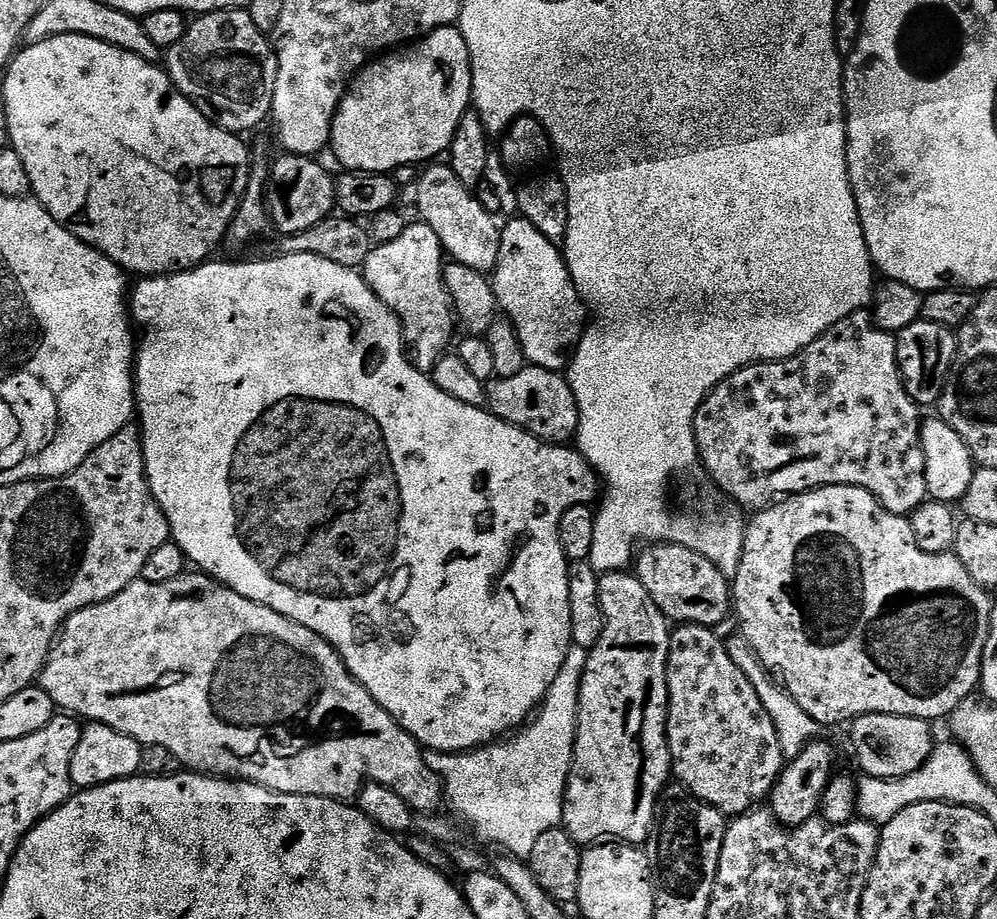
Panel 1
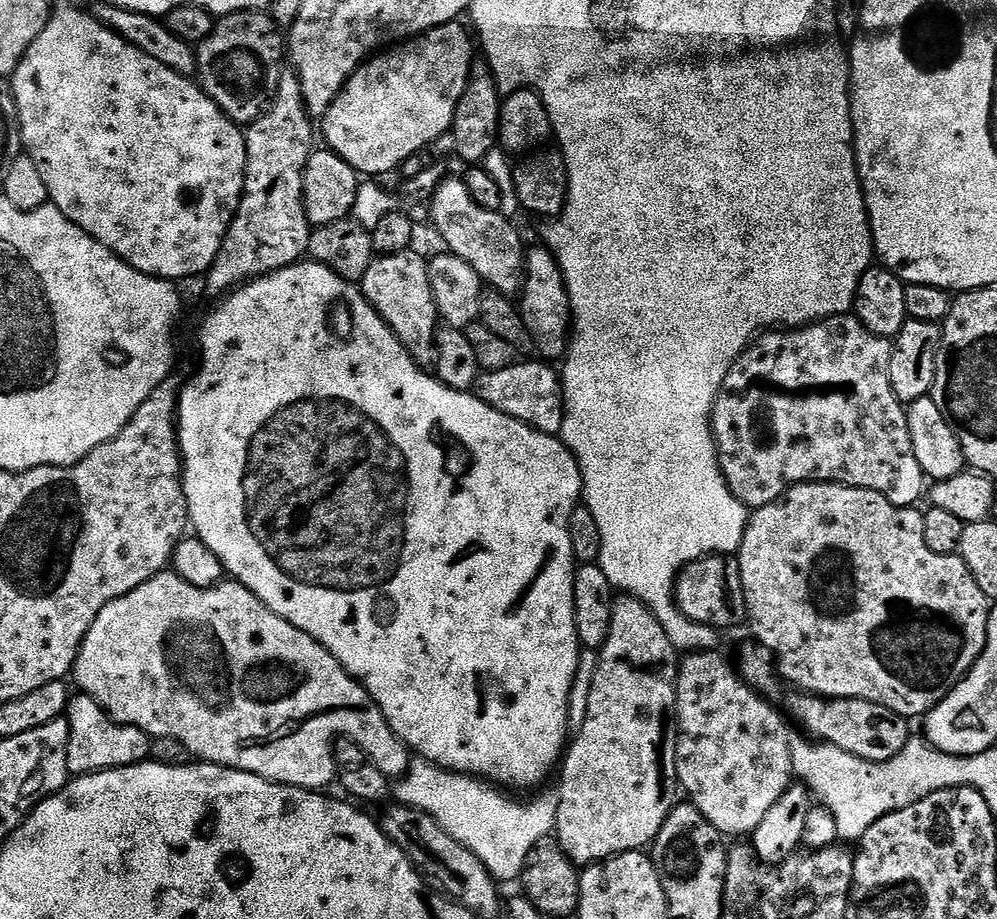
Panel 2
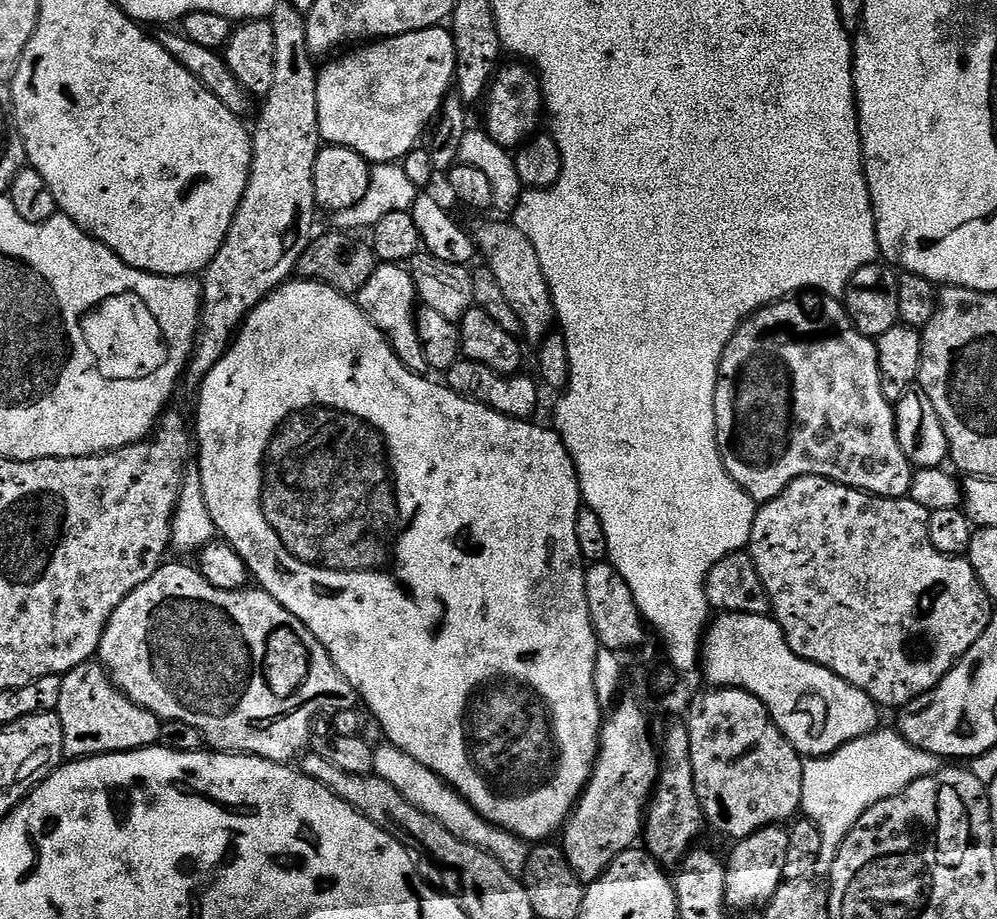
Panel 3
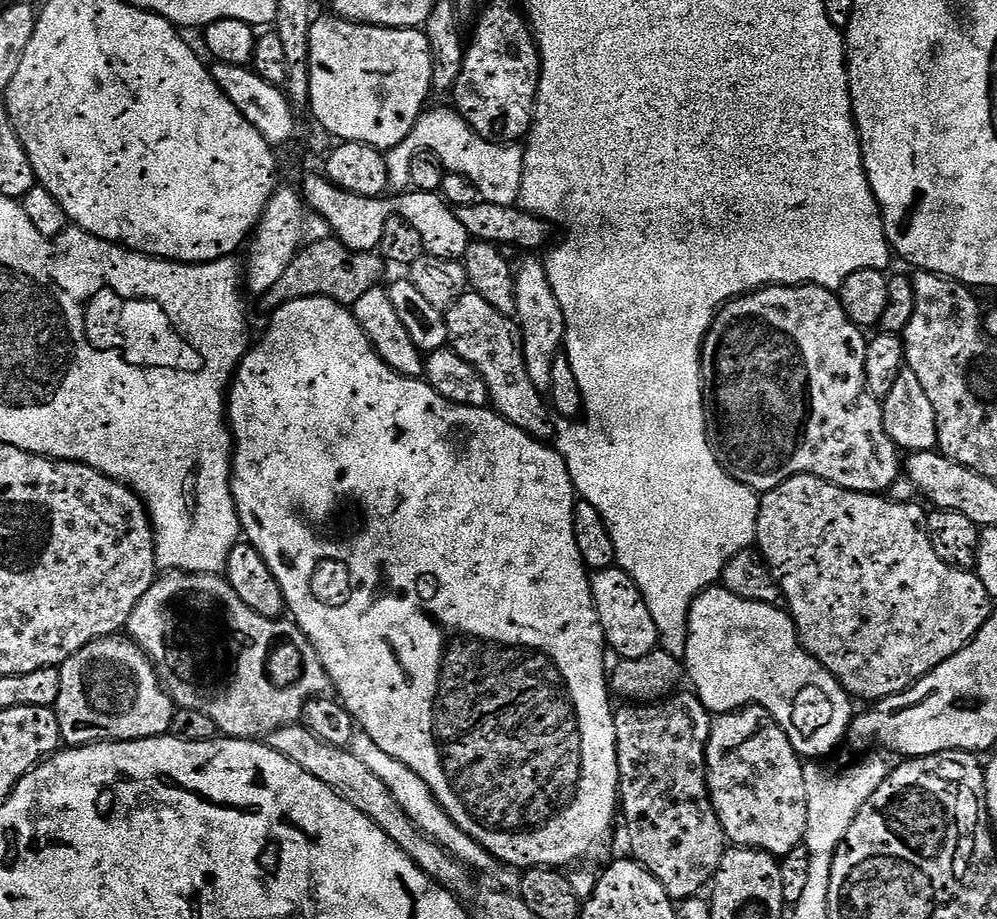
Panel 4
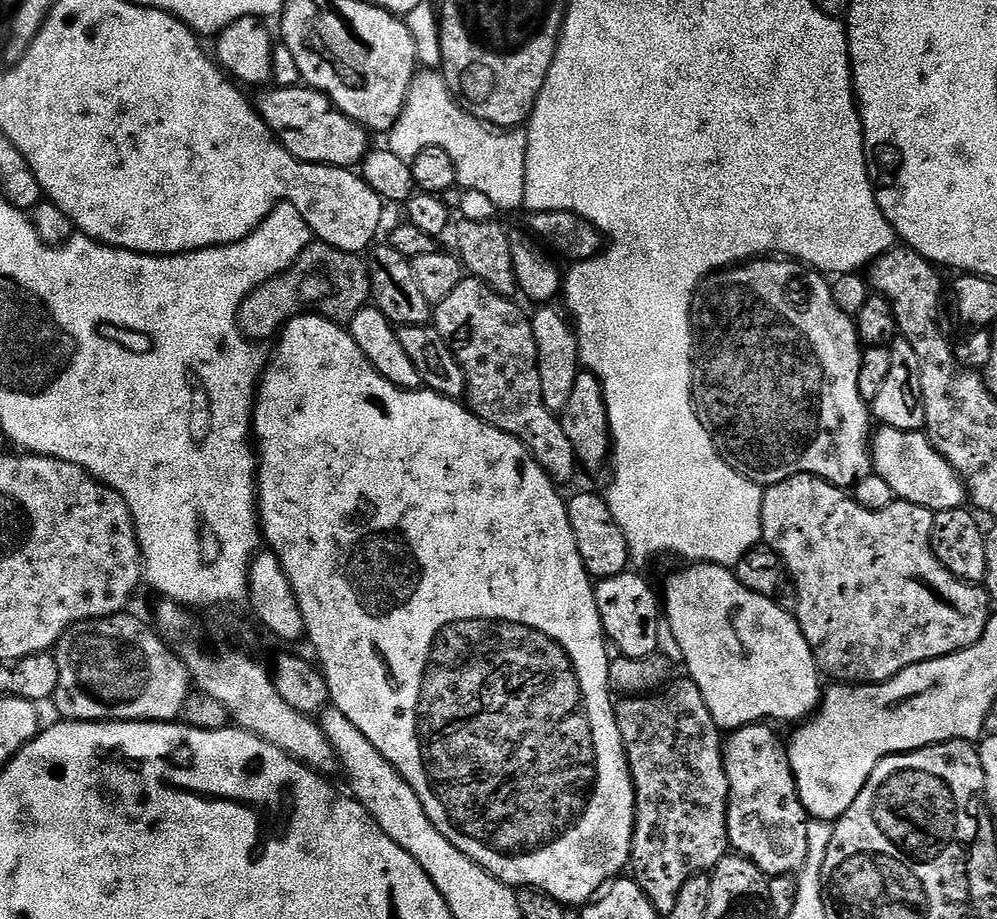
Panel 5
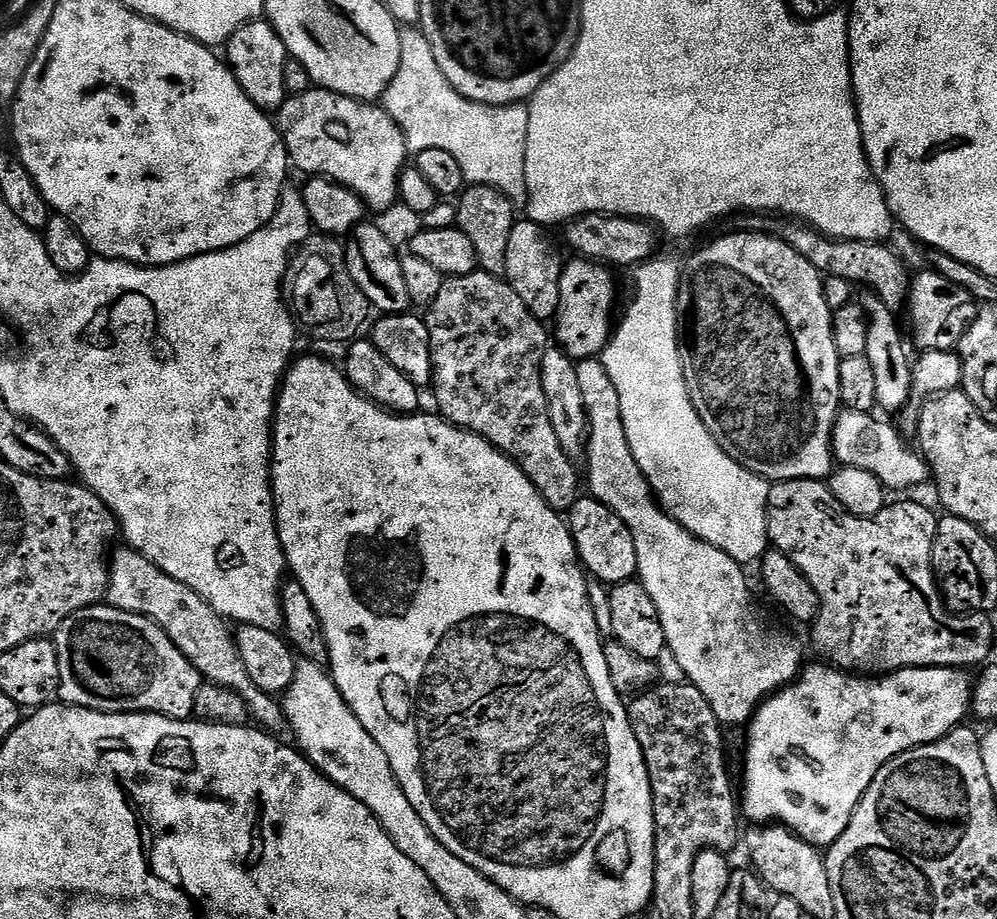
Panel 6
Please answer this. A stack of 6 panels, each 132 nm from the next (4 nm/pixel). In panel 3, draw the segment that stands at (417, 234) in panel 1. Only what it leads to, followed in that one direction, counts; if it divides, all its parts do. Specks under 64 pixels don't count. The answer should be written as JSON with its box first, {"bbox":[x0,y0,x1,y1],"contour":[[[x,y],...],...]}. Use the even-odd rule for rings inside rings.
{"bbox":[354,263,430,377],"contour":[[[377,263],[374,274],[370,274],[370,282],[362,286],[362,290],[356,293],[354,299],[368,315],[370,322],[374,322],[374,326],[378,326],[378,330],[390,342],[402,366],[406,366],[406,370],[414,374],[427,377],[430,369],[426,362],[426,354],[422,351],[422,342],[418,338],[416,325],[418,297],[411,271],[399,264]]]}

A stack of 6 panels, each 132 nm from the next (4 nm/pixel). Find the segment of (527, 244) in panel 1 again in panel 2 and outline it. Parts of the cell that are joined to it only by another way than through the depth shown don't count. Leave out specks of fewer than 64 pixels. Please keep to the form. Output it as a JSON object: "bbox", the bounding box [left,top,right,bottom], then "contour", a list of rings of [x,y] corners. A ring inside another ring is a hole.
{"bbox":[518,246,572,362],"contour":[[[547,246],[539,247],[527,249],[524,258],[524,282],[518,293],[518,307],[522,322],[526,322],[526,330],[530,330],[535,351],[540,351],[539,355],[545,361],[560,362],[563,361],[570,343],[572,307],[558,262]]]}

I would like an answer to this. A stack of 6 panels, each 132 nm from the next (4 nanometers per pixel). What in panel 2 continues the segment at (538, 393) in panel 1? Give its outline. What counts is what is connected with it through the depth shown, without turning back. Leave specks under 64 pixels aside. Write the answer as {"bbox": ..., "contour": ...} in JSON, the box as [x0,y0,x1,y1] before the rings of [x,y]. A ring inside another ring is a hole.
{"bbox":[474,360,564,436],"contour":[[[536,360],[529,364],[517,362],[493,372],[481,371],[476,379],[474,395],[486,402],[488,408],[537,428],[547,436],[559,436],[564,421],[564,385],[551,363]]]}

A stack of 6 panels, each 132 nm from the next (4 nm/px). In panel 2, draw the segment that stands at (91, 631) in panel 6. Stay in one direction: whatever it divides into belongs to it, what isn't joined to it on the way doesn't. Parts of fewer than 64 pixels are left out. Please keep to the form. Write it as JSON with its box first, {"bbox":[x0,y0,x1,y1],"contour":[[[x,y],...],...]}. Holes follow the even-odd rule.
{"bbox":[66,694,152,777],"contour":[[[76,694],[68,701],[66,719],[70,726],[70,742],[68,743],[68,770],[73,777],[86,776],[89,772],[105,772],[111,768],[125,768],[131,764],[143,764],[149,759],[152,740],[140,728],[131,728],[128,724],[118,724],[94,698]]]}

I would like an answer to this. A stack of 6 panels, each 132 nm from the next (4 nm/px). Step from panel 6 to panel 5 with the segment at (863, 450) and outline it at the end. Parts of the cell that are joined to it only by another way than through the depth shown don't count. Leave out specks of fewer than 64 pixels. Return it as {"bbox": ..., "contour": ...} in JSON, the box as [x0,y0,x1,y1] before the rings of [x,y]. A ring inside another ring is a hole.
{"bbox":[872,427,968,514],"contour":[[[877,427],[872,438],[872,466],[875,475],[882,477],[890,490],[894,490],[896,500],[929,508],[933,514],[965,507],[968,500],[964,480],[956,473],[954,466],[950,466],[950,462],[938,454],[923,431]]]}

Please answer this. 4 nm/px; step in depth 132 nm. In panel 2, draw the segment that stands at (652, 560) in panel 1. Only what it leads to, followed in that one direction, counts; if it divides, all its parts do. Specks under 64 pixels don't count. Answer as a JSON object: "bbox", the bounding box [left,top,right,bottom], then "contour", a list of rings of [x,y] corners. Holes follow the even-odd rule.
{"bbox":[674,554,748,630],"contour":[[[717,554],[703,556],[692,564],[685,564],[684,569],[680,571],[680,577],[676,579],[674,599],[680,607],[680,612],[699,624],[717,630],[732,628],[735,624],[743,625],[748,611],[742,590],[739,559],[732,554]]]}

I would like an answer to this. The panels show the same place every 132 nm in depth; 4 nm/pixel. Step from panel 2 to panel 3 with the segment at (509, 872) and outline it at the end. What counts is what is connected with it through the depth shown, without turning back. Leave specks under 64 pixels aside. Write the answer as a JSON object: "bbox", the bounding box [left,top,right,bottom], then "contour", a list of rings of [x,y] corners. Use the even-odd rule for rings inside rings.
{"bbox":[372,742,530,878],"contour":[[[384,742],[381,745],[381,748],[377,747],[374,751],[372,770],[375,775],[390,782],[390,786],[394,786],[394,790],[398,790],[402,794],[402,798],[406,798],[406,802],[418,806],[418,810],[422,810],[426,814],[430,814],[430,818],[442,822],[442,826],[446,826],[446,830],[450,830],[450,834],[454,834],[454,838],[458,838],[470,846],[481,848],[484,852],[489,852],[494,858],[498,858],[498,862],[502,862],[502,866],[506,866],[510,875],[517,878],[523,877],[530,851],[529,845],[525,841],[511,836],[503,828],[495,828],[483,820],[456,793],[455,788],[448,785],[438,774],[434,774],[434,770],[422,766],[422,762],[418,762],[416,758],[410,758],[408,754],[398,750],[392,744]]]}

